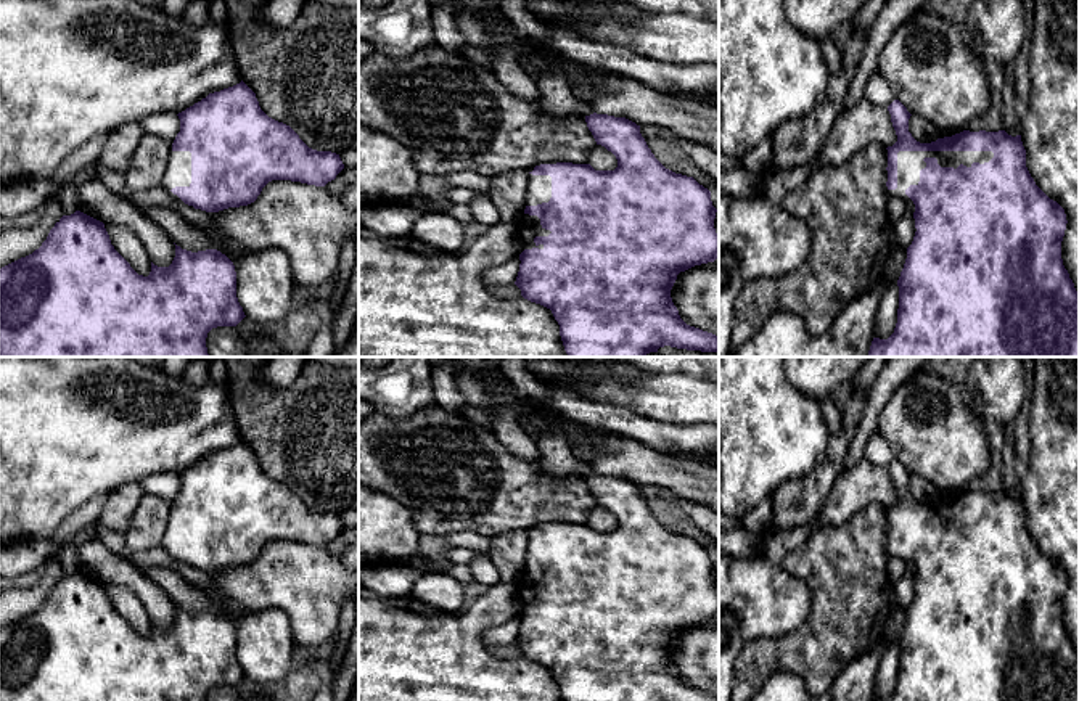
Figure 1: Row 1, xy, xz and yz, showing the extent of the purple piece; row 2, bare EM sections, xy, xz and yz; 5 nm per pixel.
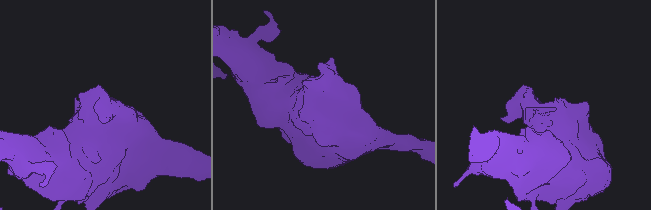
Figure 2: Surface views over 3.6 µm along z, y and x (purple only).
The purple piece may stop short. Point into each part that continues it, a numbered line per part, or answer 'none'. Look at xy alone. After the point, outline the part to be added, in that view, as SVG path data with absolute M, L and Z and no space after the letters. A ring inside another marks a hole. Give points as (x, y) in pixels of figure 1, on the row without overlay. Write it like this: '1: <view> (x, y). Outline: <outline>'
1: xy (177, 532). Outline: M170 511L161 547L172 550L175 547L190 547L191 543L191 513Z

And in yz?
1: yz (909, 523). Outline: M899 511L897 513L897 548L888 550L889 556L907 556L910 545L918 545L920 531L926 527L925 518L936 518L941 527L957 529L960 524L971 527L973 523L989 523L992 511Z

